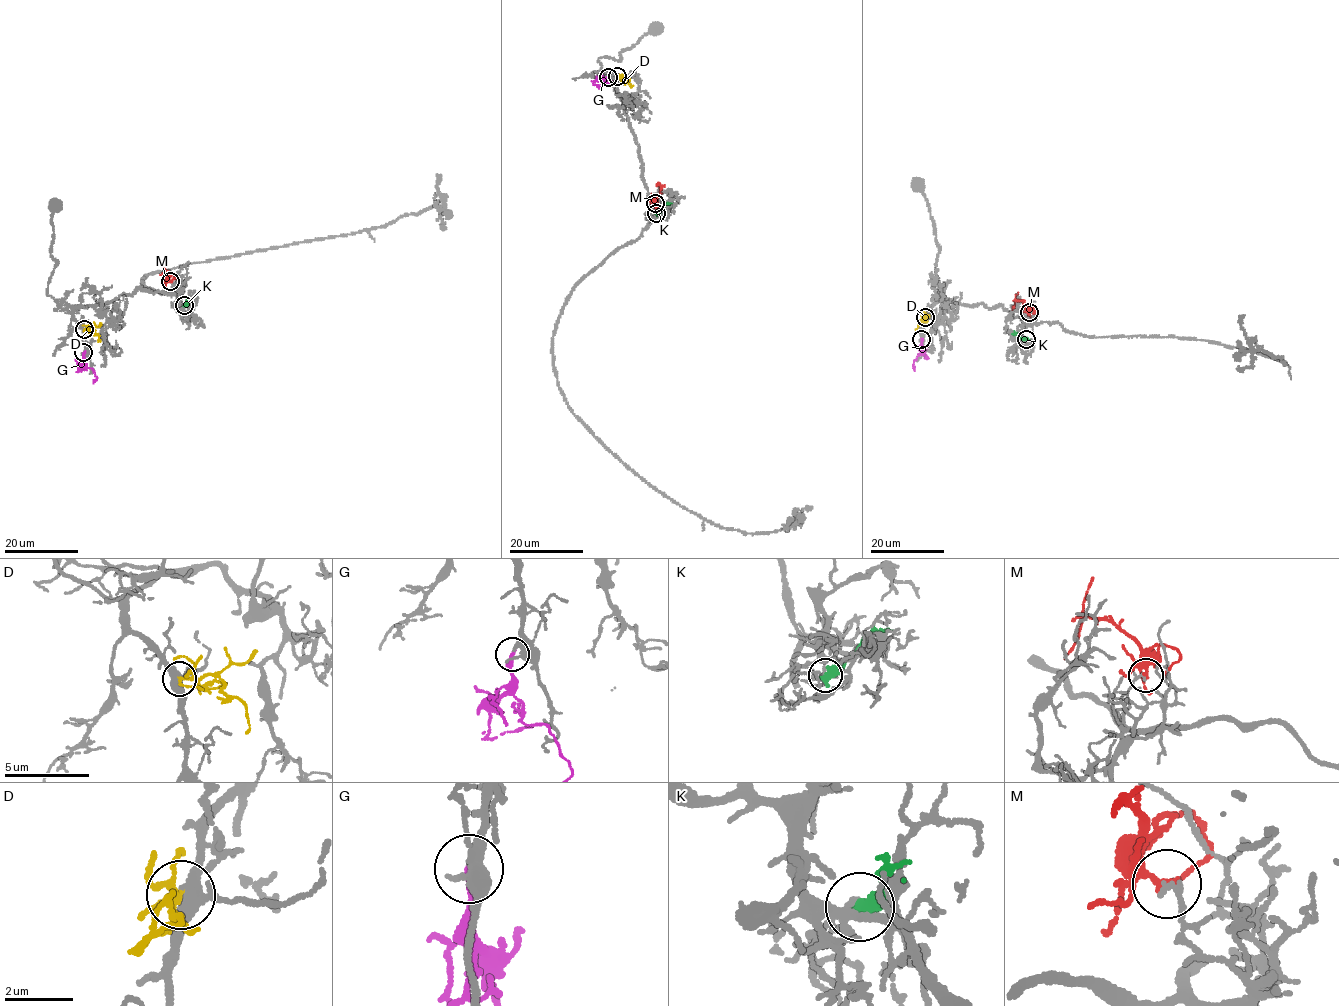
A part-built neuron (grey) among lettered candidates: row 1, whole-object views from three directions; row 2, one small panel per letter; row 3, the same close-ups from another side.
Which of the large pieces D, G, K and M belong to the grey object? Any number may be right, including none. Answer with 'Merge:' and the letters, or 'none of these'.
Merge: D, G

